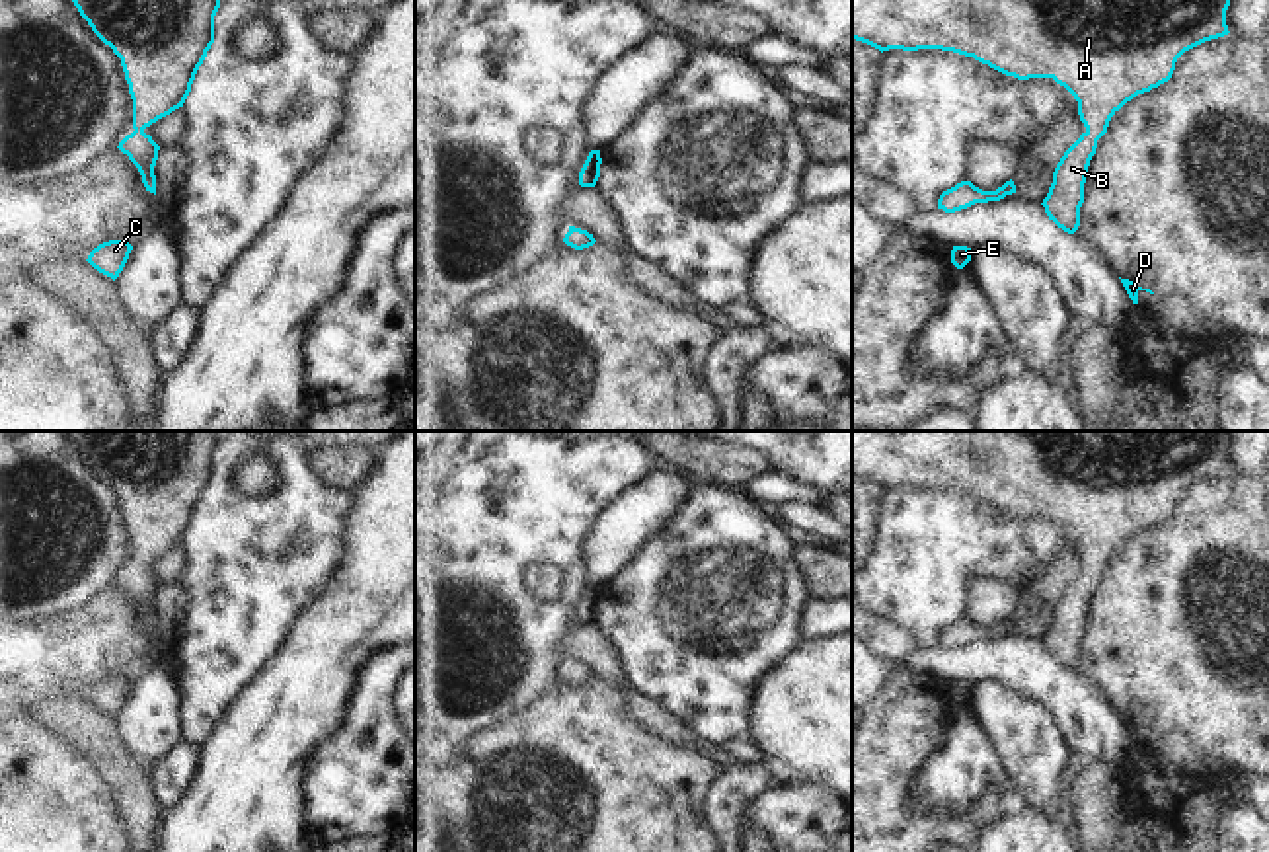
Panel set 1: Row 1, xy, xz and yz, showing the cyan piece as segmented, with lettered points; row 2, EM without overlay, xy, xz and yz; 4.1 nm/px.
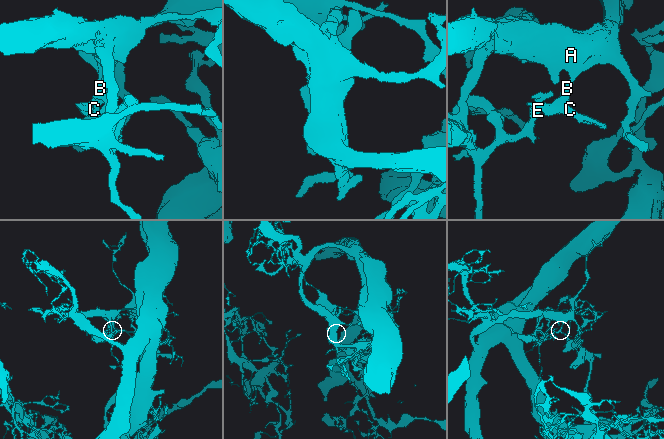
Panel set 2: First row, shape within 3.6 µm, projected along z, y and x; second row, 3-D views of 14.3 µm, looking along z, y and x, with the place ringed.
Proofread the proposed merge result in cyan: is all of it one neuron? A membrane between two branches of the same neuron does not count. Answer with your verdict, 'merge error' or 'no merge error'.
no merge error

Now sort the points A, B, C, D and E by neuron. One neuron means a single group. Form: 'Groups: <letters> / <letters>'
Groups: A B C D E.

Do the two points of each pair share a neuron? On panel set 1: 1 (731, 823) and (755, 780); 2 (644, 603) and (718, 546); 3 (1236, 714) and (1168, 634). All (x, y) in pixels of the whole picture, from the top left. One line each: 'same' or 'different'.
1: same
2: same
3: same

